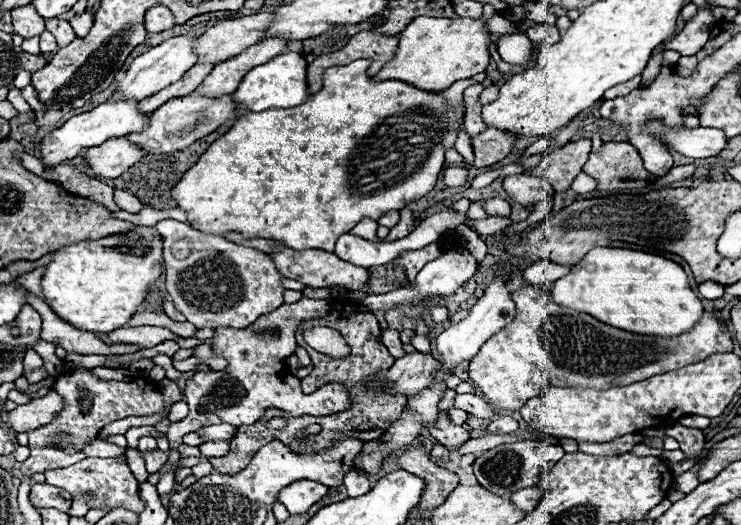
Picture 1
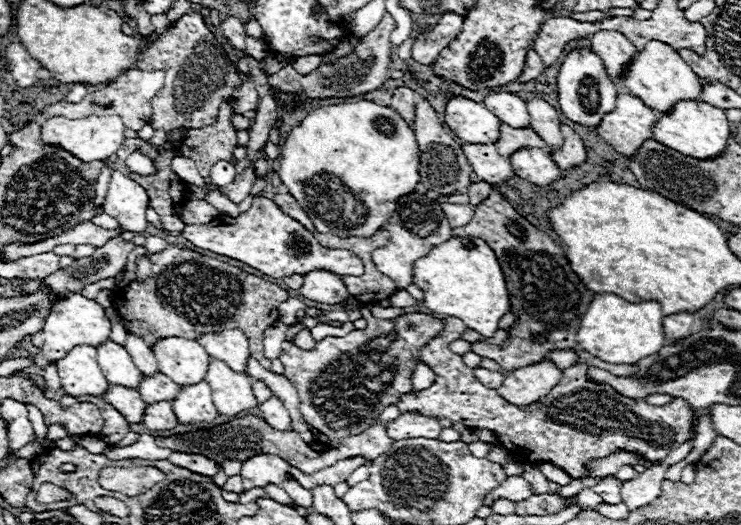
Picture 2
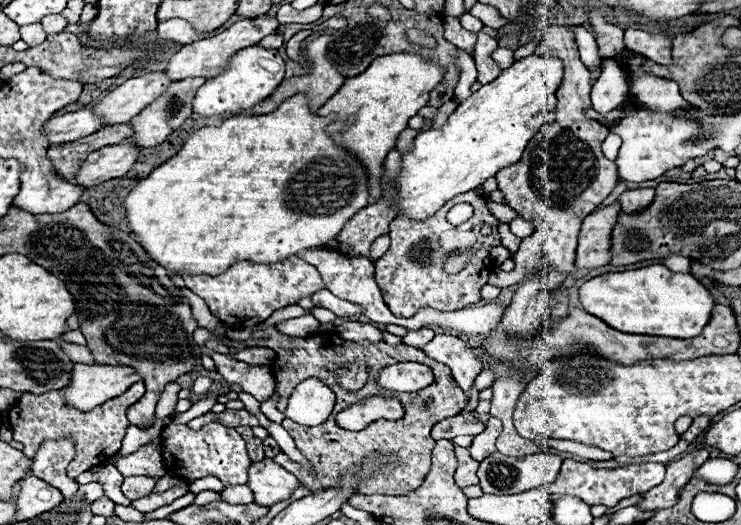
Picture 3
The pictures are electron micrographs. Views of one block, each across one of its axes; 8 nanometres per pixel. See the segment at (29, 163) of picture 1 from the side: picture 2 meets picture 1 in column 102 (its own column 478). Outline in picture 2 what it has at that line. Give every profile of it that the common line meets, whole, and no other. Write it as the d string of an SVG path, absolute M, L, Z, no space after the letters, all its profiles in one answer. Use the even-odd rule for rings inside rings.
M478 182L478 184L470 184L468 186L468 198L470 198L470 206L478 206L480 202L484 202L486 198L488 198L488 194L490 194L490 190L492 190L492 186L490 184L486 184L486 182Z

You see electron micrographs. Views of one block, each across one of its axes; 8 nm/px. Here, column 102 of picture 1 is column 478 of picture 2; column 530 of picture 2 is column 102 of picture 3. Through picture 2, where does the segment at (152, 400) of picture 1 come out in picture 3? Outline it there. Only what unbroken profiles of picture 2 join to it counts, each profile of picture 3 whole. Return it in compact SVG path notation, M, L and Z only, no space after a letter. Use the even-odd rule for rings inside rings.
M136 382L132 384L122 396L116 396L90 412L80 412L76 408L70 408L64 404L64 396L60 392L46 392L40 396L34 394L22 394L16 404L10 408L10 424L12 424L12 438L16 442L24 444L24 454L36 454L40 442L44 438L72 438L76 444L76 458L68 466L68 476L76 478L82 472L90 470L92 466L98 466L106 462L110 456L114 456L120 446L124 432L128 428L126 412L132 404L136 404L144 396L144 384Z

